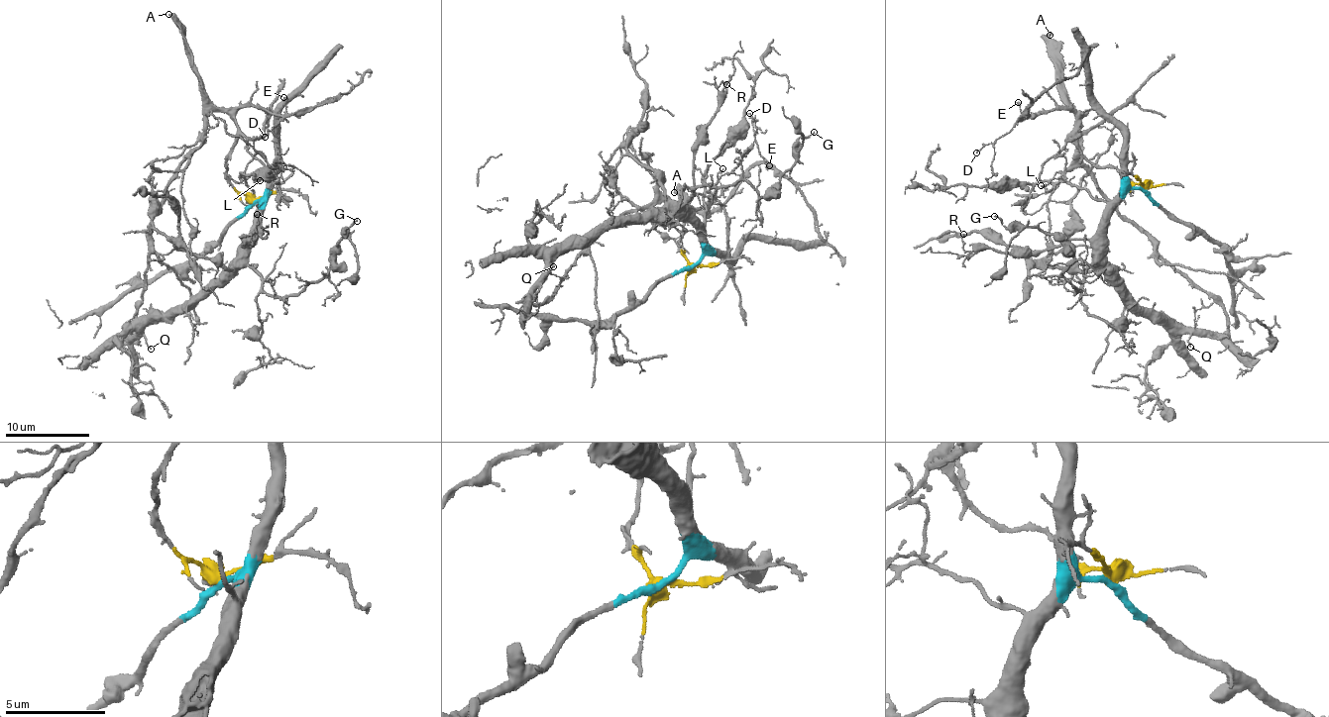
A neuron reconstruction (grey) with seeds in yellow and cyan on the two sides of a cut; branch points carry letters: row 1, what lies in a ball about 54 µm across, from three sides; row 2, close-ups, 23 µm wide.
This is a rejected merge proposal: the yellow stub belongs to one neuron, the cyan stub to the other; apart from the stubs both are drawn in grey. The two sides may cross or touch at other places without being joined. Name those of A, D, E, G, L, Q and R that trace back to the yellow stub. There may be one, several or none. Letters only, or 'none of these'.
A, D, E

